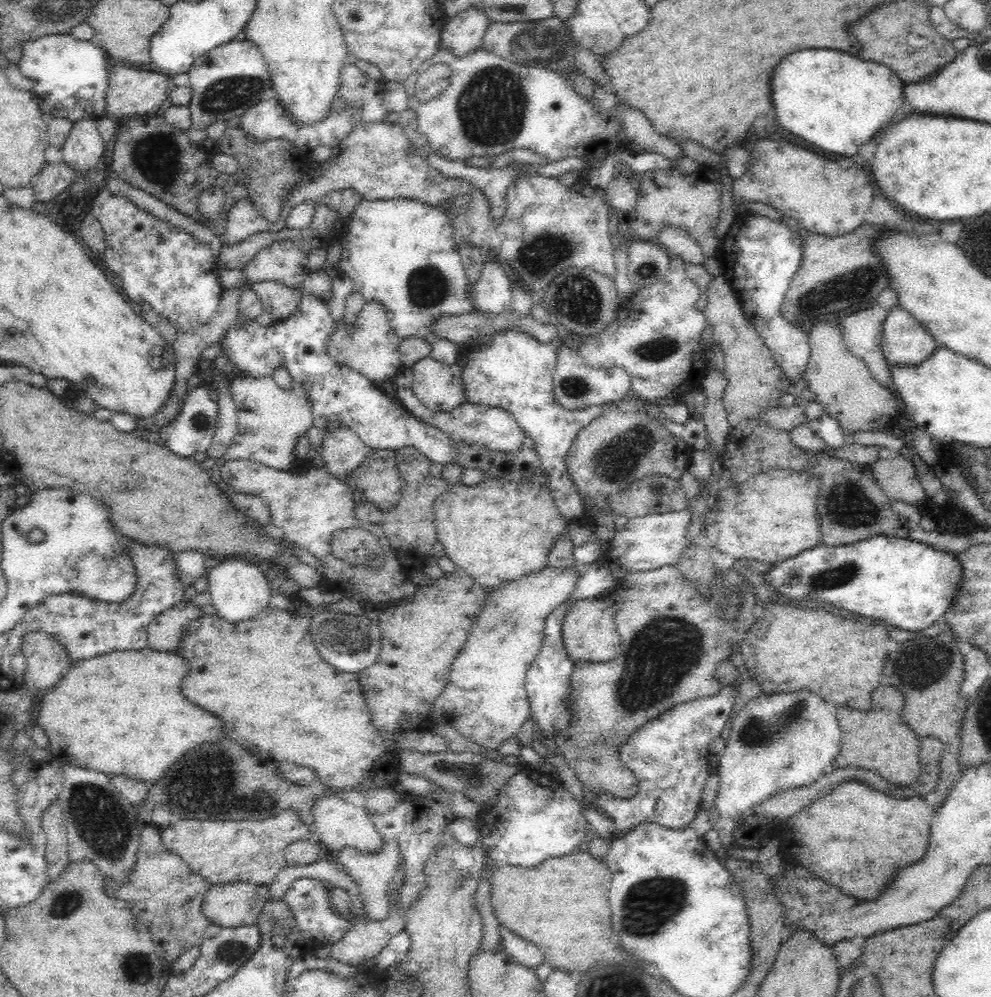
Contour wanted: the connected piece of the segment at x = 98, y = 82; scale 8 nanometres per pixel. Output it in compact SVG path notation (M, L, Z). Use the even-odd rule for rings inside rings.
M49 34L23 44L21 51L22 60L18 68L24 78L34 82L34 93L39 109L45 117L64 117L68 120L98 119L109 116L106 106L106 95L109 87L106 54L98 44L90 44L68 34Z

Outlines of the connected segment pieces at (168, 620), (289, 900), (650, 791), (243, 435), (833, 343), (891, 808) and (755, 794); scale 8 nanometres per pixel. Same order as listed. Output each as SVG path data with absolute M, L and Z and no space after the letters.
M183 601L160 613L147 628L149 647L156 651L177 652L184 627L204 612L191 601Z
M297 878L292 884L289 884L283 902L288 905L290 912L292 912L296 928L300 928L302 936L306 939L318 938L318 940L335 943L352 926L352 918L348 921L346 917L342 917L340 913L333 909L330 904L329 890L320 880Z
M732 684L722 685L721 691L714 696L702 697L685 703L680 703L666 712L659 714L651 721L645 722L624 746L620 746L619 759L637 778L639 789L631 799L616 798L608 793L597 796L599 810L616 823L619 833L634 828L640 822L656 822L666 828L686 828L692 818L696 816L698 806L701 806L702 790L708 776L710 743L714 738L720 737L724 725L727 724L732 707L738 695L738 686Z
M236 375L232 378L230 387L237 408L239 431L224 456L216 459L216 465L210 471L212 482L216 483L216 487L232 501L236 509L241 510L247 516L247 520L266 526L271 522L266 501L252 494L240 493L230 487L222 479L222 466L229 460L249 458L272 469L290 470L295 460L294 444L306 430L313 426L314 416L310 411L310 399L302 383L292 381L290 390L283 390L274 383L272 377L256 378L252 375Z
M818 322L808 333L811 353L804 370L804 380L824 408L824 419L827 416L837 418L848 434L854 434L858 430L882 430L896 424L898 413L895 398L890 395L887 387L872 376L862 359L846 350L840 325Z
M846 782L785 820L792 844L808 850L808 866L818 878L854 898L875 899L894 872L920 860L928 848L933 808L924 797L896 800L866 784Z
M808 690L785 693L762 693L749 700L732 718L732 728L728 735L726 748L720 754L716 774L719 788L708 817L712 828L718 832L721 845L729 850L733 846L732 832L739 826L741 819L767 798L788 788L808 786L824 776L824 768L830 768L840 752L840 726L836 720L836 710L828 706L818 694Z

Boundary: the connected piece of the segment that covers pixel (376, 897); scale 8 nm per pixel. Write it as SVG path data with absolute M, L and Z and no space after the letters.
M386 843L376 853L360 852L349 846L337 850L336 863L340 863L342 869L358 884L363 909L370 920L383 921L390 916L392 908L388 906L386 890L388 890L388 886L392 886L394 883L393 876L399 870L399 857L400 851L398 851L396 843Z

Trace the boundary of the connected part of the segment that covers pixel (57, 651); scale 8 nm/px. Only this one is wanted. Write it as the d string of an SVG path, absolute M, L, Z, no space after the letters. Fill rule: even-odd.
M44 631L23 636L26 670L20 688L42 694L50 690L69 671L66 649Z

